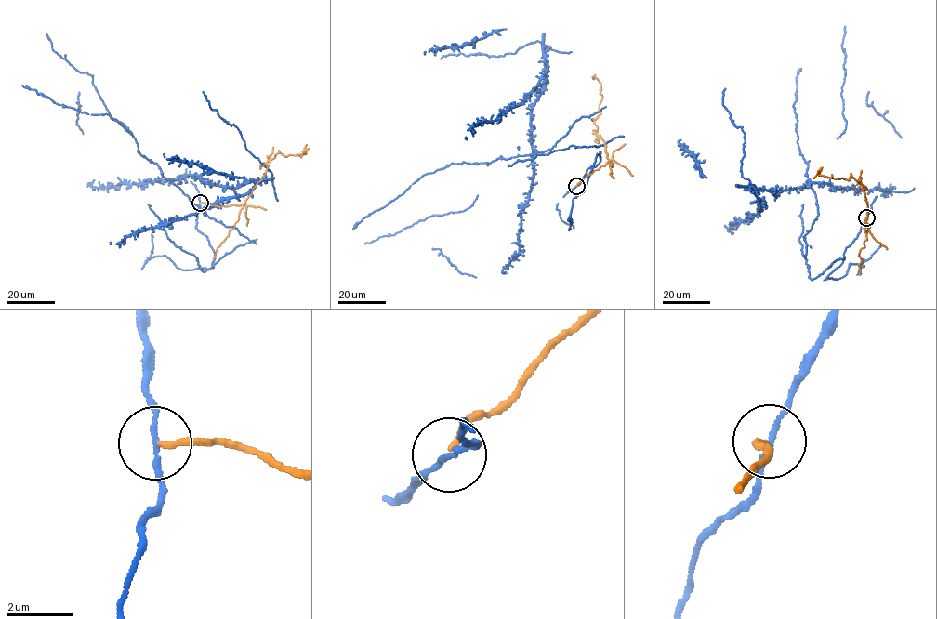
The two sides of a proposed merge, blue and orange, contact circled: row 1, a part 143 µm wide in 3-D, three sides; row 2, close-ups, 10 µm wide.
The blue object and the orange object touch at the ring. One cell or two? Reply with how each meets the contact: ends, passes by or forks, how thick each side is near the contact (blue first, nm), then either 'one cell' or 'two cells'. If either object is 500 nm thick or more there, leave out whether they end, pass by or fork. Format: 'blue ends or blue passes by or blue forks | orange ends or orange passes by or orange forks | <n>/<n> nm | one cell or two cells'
blue passes by | orange ends | 130/180 nm | two cells

